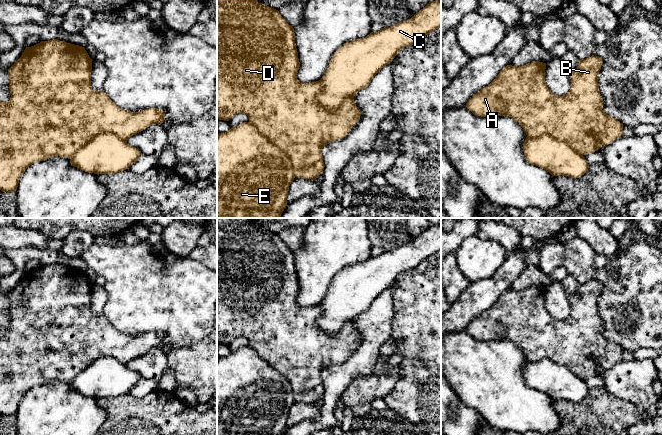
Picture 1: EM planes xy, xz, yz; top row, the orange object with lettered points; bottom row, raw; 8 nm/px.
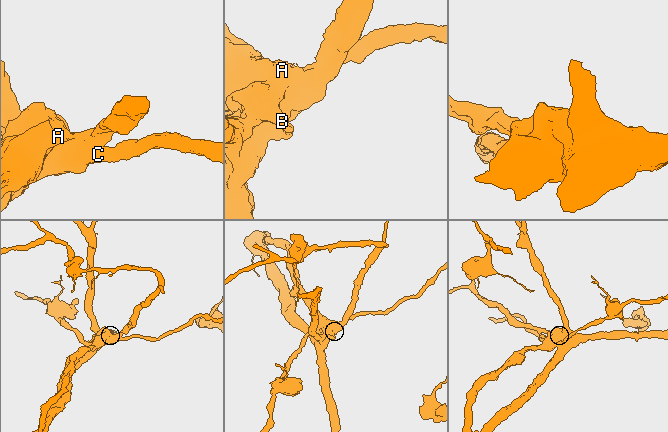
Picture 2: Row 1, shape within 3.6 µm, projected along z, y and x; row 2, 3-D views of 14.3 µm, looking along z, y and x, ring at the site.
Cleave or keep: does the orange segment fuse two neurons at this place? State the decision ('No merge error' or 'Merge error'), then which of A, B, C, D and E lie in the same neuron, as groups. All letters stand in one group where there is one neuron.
Merge error. Groups: A B D / C E

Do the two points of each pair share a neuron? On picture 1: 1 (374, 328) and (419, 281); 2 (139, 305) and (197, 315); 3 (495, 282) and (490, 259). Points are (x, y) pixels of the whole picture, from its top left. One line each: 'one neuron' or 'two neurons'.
1: two neurons
2: one neuron
3: two neurons

